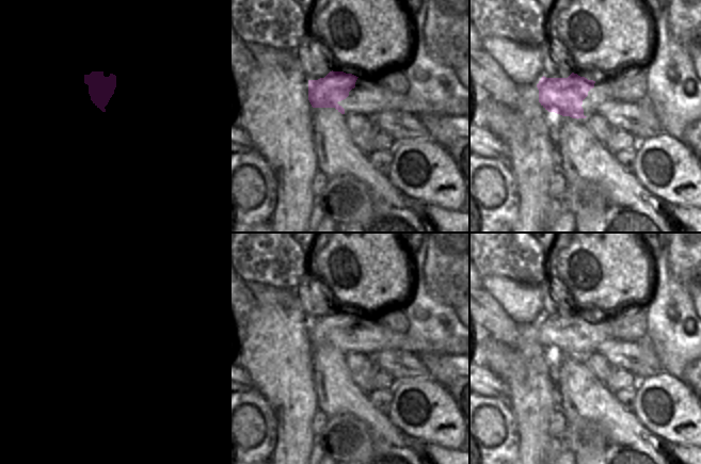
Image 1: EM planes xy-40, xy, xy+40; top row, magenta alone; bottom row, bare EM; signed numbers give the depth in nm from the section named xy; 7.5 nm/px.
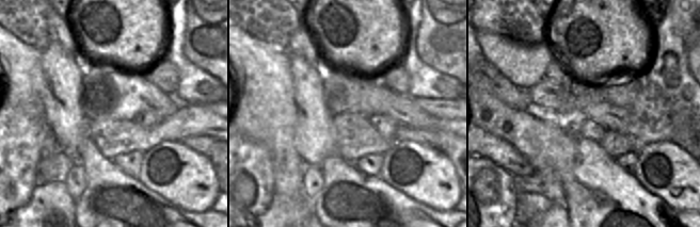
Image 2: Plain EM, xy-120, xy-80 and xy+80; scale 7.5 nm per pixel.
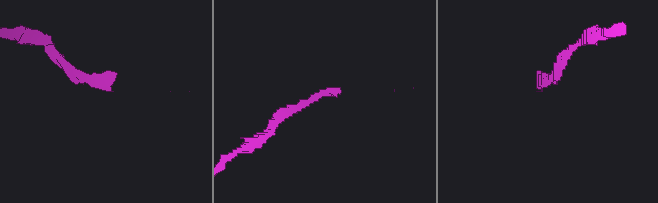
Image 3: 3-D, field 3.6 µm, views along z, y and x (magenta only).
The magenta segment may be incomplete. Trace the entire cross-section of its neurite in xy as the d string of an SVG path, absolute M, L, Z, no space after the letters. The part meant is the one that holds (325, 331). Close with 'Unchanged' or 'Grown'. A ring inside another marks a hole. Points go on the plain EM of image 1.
M330 310L324 317L308 319L308 339L313 347L335 347L341 353L345 348L337 341L346 338L355 326L359 316L344 310Z. Unchanged.

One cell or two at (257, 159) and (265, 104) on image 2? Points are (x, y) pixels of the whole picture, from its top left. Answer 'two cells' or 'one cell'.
two cells

